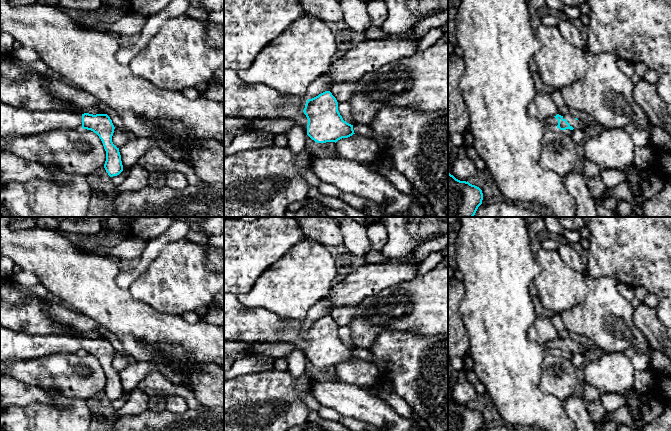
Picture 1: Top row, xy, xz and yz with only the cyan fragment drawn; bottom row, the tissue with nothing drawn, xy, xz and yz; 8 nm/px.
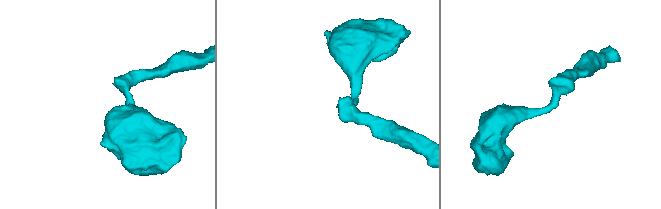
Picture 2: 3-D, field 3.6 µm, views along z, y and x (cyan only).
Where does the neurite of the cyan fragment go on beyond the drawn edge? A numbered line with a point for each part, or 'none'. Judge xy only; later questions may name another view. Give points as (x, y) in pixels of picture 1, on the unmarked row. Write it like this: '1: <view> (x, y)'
1: xy (14, 345)

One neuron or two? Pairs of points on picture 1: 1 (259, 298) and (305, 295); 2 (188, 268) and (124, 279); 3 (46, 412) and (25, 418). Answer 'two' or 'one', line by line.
1: one
2: two
3: one

